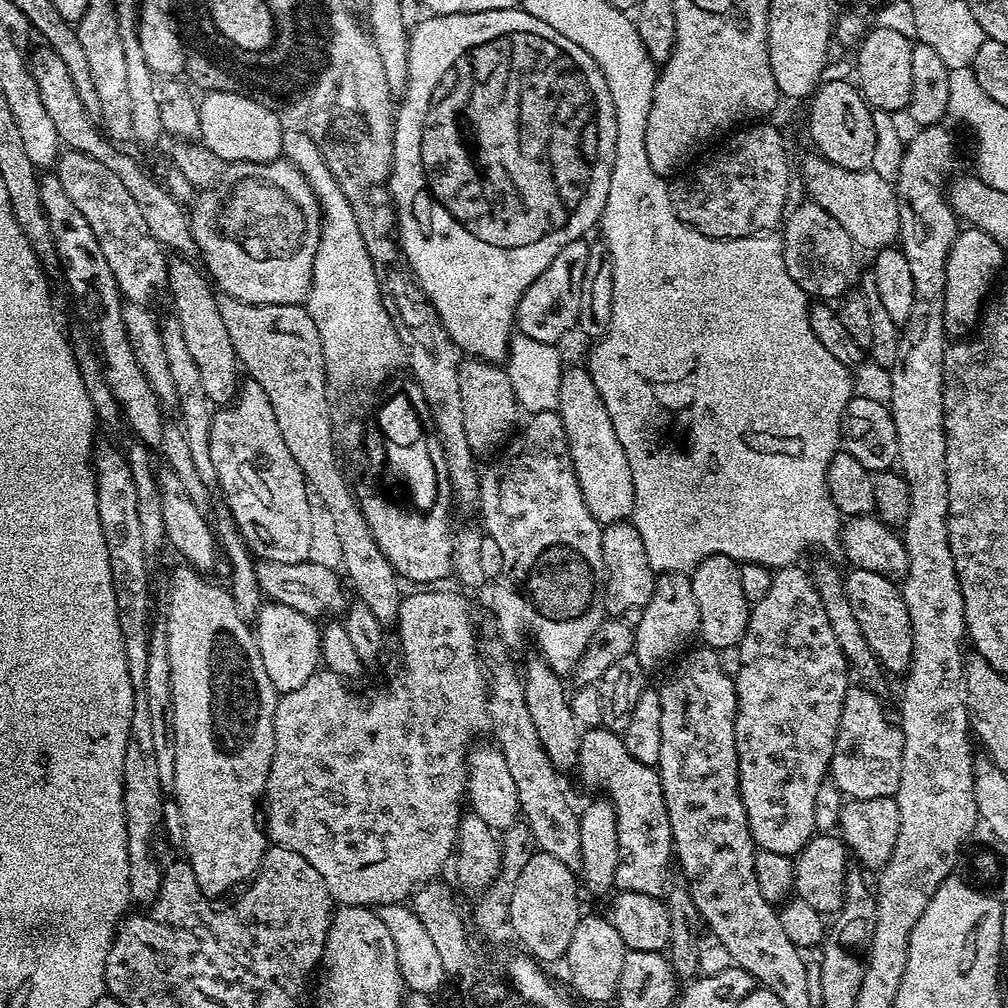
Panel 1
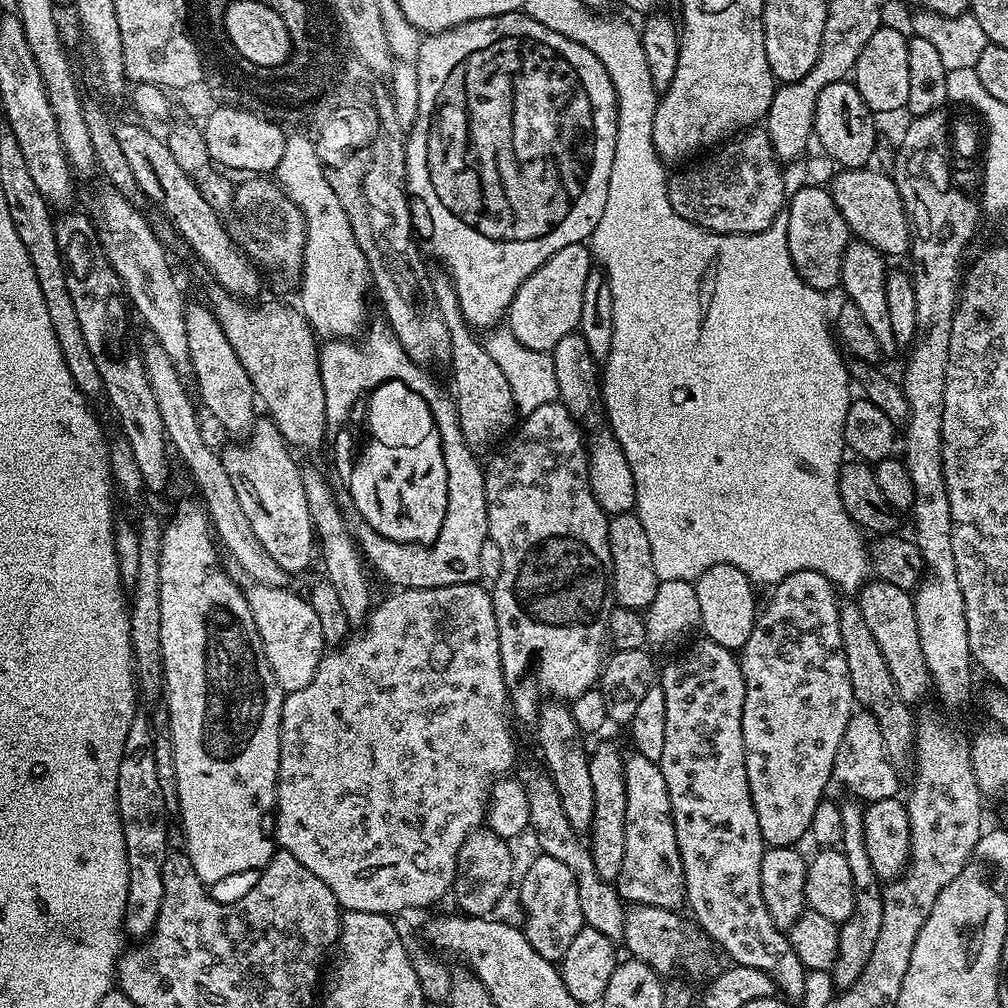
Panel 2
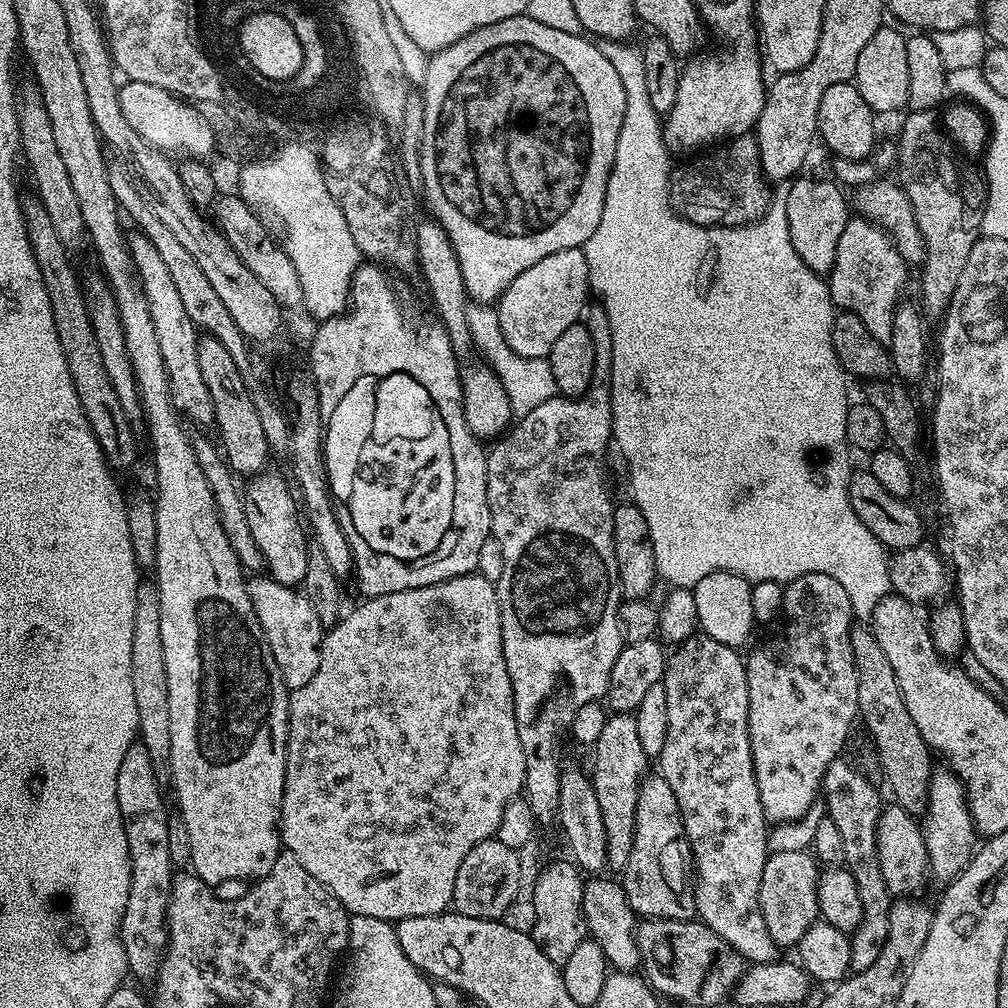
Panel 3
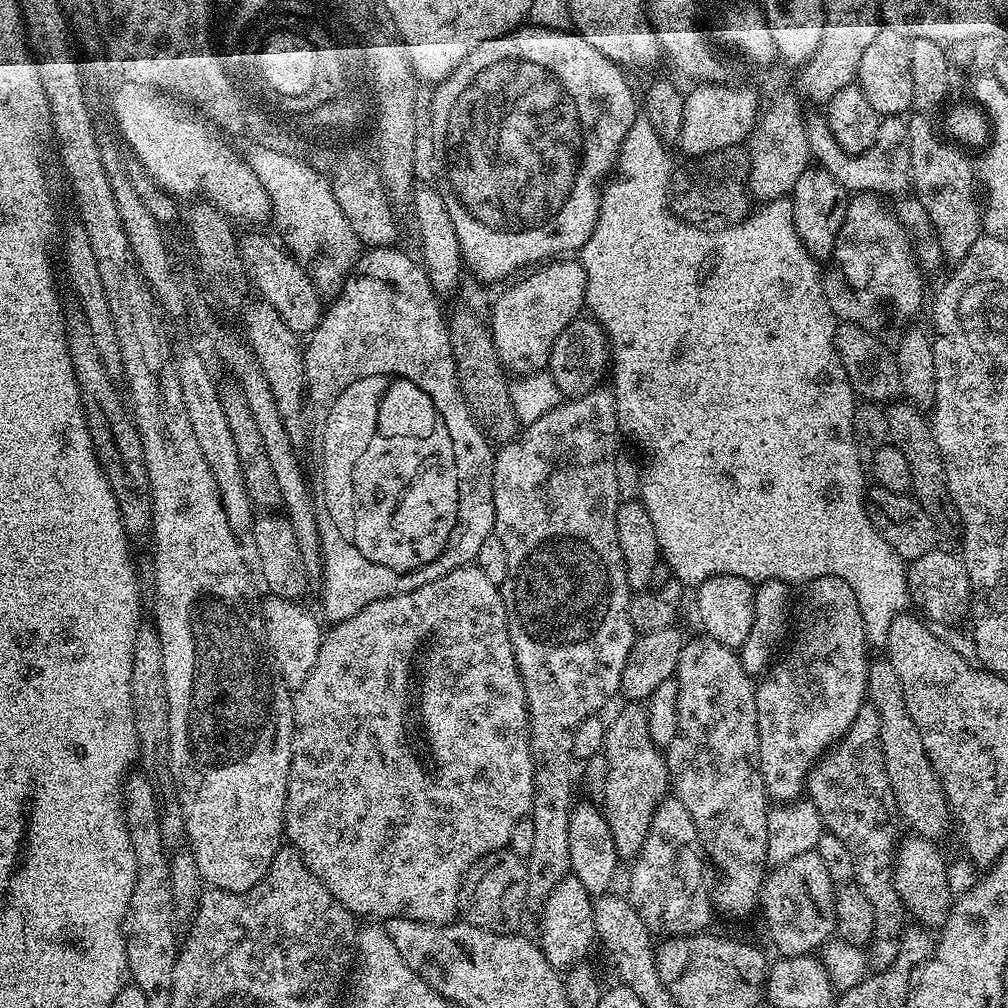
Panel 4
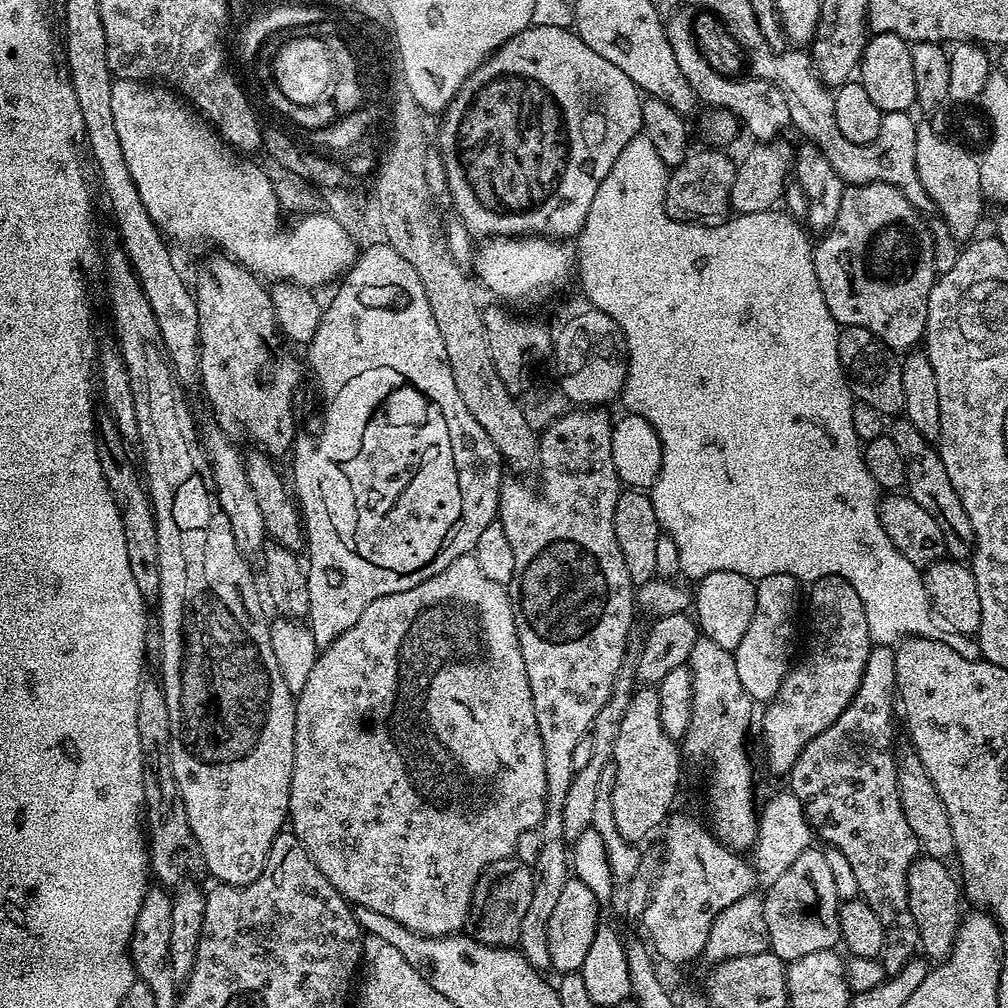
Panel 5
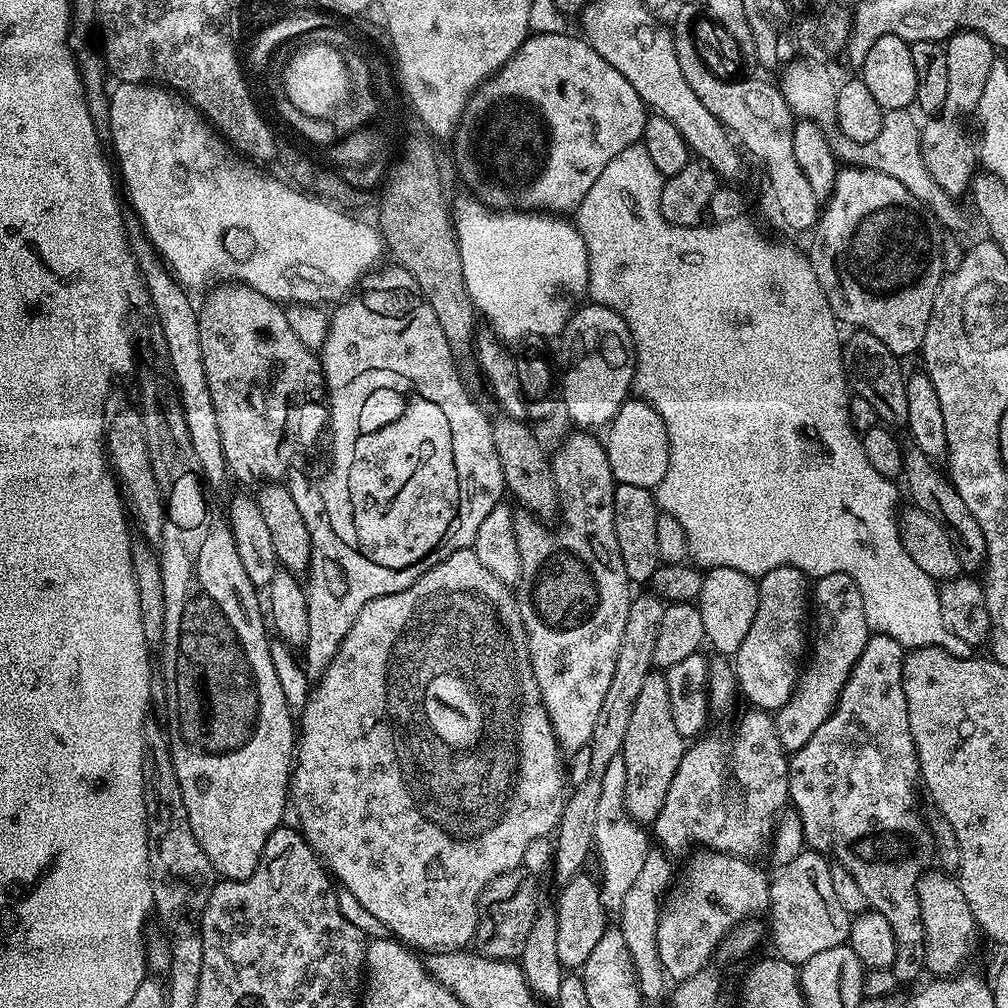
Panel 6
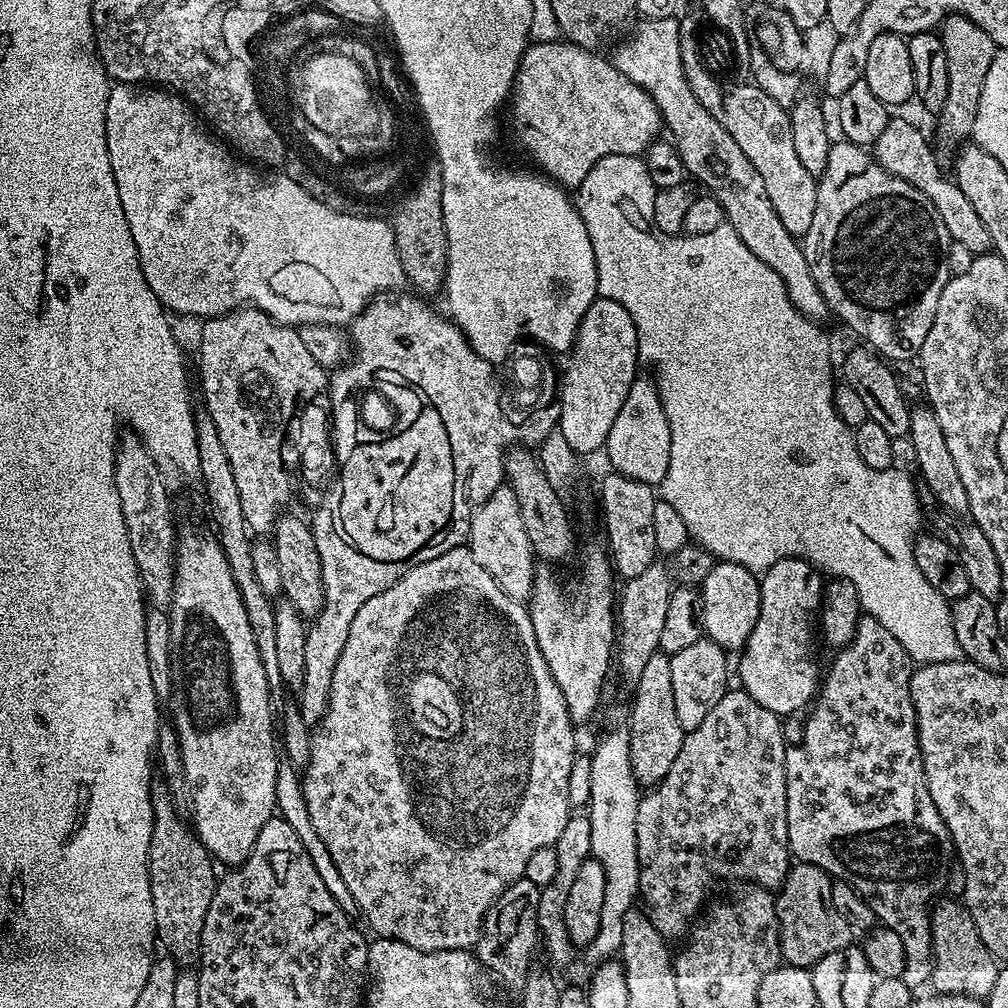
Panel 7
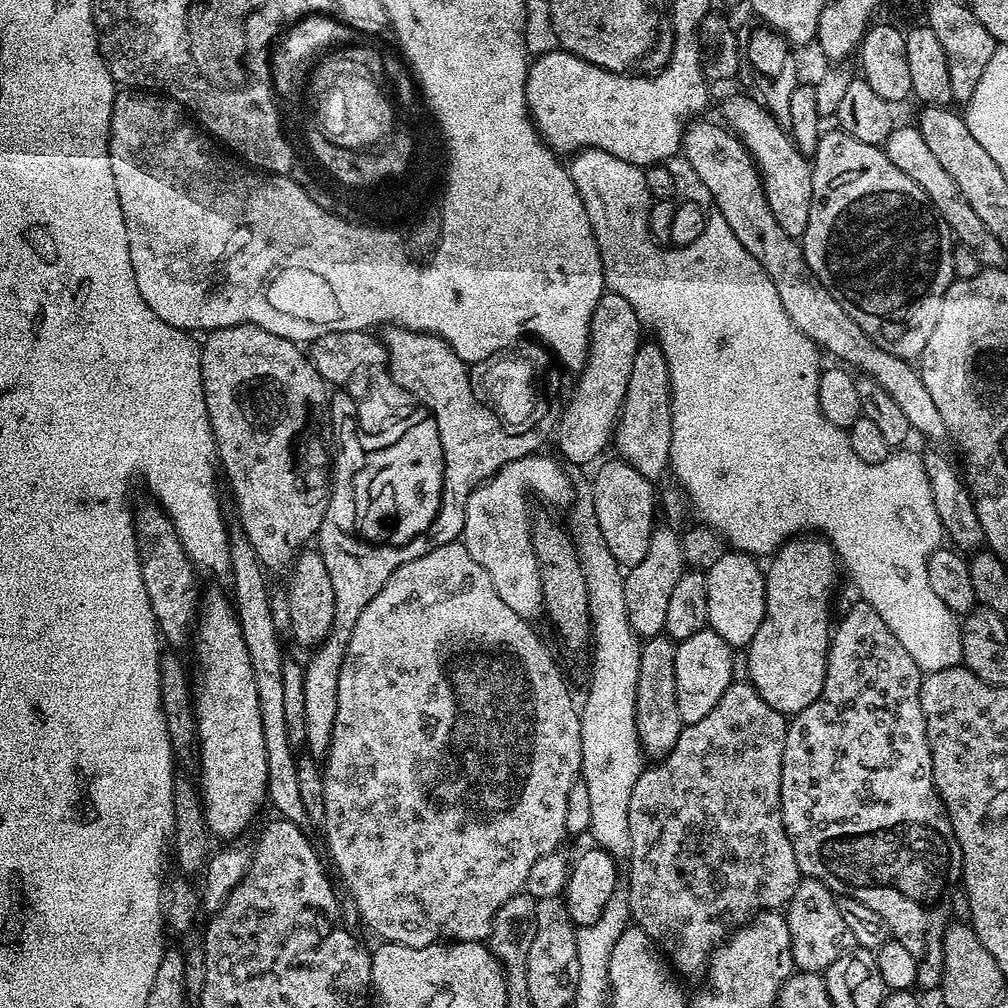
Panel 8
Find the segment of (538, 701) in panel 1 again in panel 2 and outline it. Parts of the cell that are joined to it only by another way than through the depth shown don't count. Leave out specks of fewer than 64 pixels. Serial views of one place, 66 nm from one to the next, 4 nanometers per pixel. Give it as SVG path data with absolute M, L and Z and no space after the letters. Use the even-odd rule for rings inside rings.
M544 702L539 705L534 727L544 754L543 767L552 778L552 784L562 798L562 810L570 818L570 826L581 834L588 834L594 828L594 785L590 782L588 765L589 749L584 749L585 737L571 716L571 707L564 702ZM548 703L548 704L544 704ZM588 832L588 833L587 833Z

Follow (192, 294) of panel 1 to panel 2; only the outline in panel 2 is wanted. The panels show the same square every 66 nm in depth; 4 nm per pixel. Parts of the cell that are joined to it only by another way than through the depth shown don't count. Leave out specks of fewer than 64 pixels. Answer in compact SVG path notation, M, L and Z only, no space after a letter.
M189 303L184 309L184 321L186 322L186 346L188 347L187 363L192 364L192 376L196 379L196 392L204 403L204 408L232 435L232 438L244 438L249 435L258 413L258 397L246 369L242 362L238 362L238 354L234 354L234 346L226 339L222 326L218 326L218 318L214 318L211 308L207 303Z

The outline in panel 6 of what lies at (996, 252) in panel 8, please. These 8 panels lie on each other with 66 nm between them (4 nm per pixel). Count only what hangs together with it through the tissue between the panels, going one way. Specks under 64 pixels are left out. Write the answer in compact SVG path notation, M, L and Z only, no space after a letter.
M906 108L898 110L887 110L882 118L882 130L878 130L878 135L865 144L854 142L850 138L839 134L832 134L828 137L828 145L836 153L836 159L841 165L855 166L857 168L869 168L878 170L878 174L886 174L889 178L894 178L897 182L902 182L930 214L940 223L941 229L950 231L952 234L961 234L968 228L968 216L964 213L961 201L950 195L934 178L930 178L930 170L926 170L926 162L922 158L922 142L920 141L921 125L916 124L912 117L913 113Z

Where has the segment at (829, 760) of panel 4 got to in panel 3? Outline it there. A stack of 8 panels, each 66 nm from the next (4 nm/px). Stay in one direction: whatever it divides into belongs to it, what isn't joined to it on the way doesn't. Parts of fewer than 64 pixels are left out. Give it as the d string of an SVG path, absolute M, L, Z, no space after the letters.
M845 758L830 762L822 785L822 804L826 816L833 820L845 843L844 864L858 882L858 895L862 898L862 922L850 933L850 962L852 972L861 972L874 966L882 946L886 946L886 934L890 934L890 910L893 897L886 882L882 882L882 870L878 866L876 827L882 811L880 792Z

